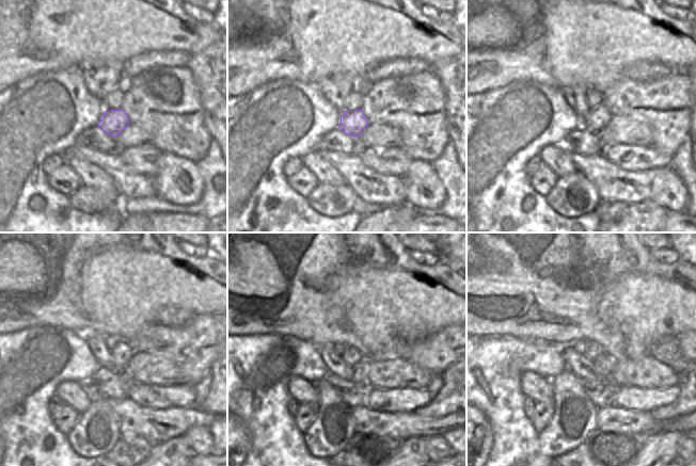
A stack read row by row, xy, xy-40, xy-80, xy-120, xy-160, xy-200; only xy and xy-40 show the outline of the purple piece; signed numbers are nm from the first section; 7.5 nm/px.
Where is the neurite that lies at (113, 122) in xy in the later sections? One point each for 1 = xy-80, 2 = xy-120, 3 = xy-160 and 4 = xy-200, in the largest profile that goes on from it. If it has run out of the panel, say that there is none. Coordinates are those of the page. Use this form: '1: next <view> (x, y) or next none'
1: next xy-80 (598, 117)
2: next xy-120 (122, 353)
3: next xy-160 (351, 355)
4: next xy-200 (592, 350)

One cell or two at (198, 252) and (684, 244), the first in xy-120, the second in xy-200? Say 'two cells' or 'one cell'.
two cells

